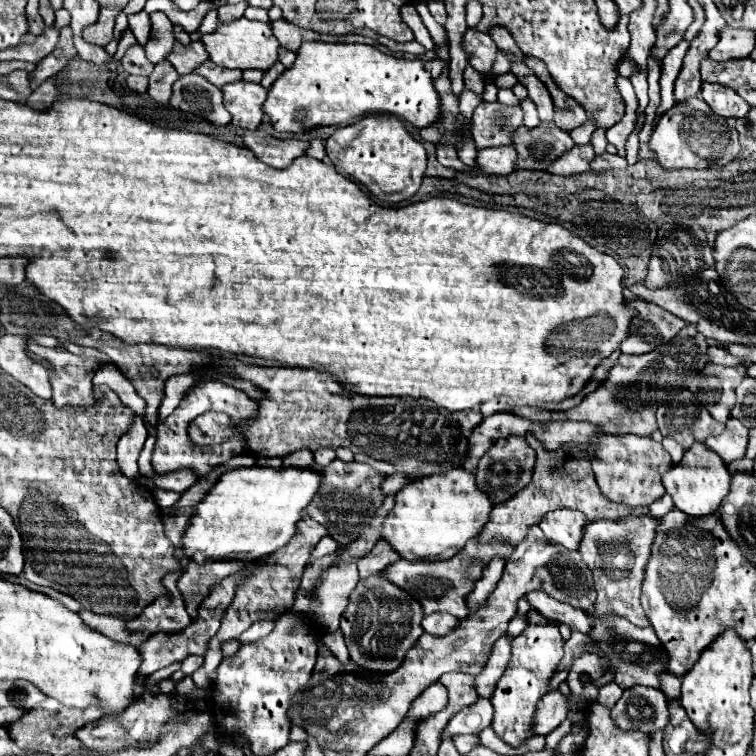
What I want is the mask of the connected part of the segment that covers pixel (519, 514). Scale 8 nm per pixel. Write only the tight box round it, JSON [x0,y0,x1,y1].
[479,434,633,546]

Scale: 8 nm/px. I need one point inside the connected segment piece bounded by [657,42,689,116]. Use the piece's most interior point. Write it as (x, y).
(670, 67)

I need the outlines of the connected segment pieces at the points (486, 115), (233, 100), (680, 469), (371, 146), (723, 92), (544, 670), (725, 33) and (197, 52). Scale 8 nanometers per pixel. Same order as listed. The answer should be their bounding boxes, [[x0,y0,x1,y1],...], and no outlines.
[[473,102,523,146],[223,82,267,130],[663,444,731,516],[325,114,427,202],[703,84,751,118],[491,624,563,748],[709,26,755,62],[167,42,209,74]]

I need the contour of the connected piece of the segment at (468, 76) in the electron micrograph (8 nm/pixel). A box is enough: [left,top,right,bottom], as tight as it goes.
[465,66,483,94]

